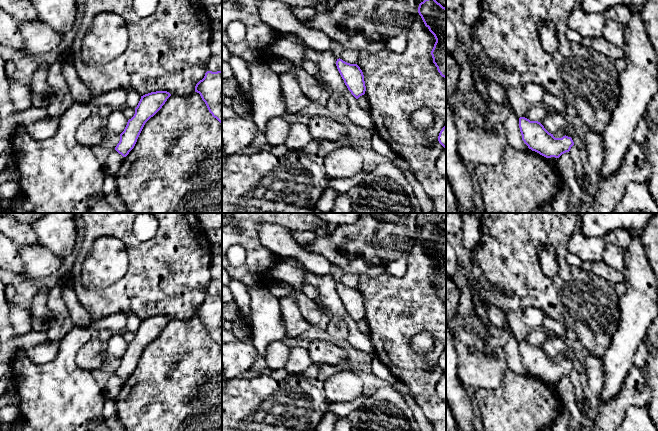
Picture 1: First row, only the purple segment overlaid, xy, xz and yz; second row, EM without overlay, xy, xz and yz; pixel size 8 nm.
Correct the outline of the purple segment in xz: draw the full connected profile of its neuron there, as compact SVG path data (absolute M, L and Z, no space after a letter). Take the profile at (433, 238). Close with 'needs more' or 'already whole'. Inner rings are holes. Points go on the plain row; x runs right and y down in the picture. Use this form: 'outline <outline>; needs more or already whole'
outline M432 220L419 228L418 237L436 263L431 275L433 287L446 303L446 232Z; already whole

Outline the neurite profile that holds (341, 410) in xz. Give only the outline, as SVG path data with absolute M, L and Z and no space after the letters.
M366 394L362 395L361 397L351 402L344 403L325 402L325 408L335 413L339 418L344 418L348 414L350 414L353 410L359 408L363 404L365 398Z

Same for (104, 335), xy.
M103 329L96 336L104 345L106 345L106 343L113 337L113 335L114 335L113 331Z

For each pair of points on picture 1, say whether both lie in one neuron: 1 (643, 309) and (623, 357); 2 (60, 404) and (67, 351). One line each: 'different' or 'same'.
1: same
2: same

